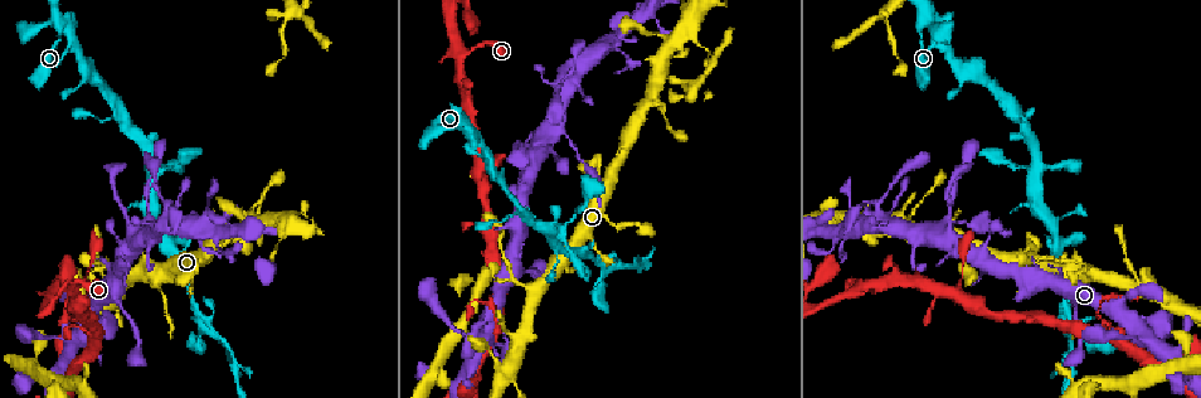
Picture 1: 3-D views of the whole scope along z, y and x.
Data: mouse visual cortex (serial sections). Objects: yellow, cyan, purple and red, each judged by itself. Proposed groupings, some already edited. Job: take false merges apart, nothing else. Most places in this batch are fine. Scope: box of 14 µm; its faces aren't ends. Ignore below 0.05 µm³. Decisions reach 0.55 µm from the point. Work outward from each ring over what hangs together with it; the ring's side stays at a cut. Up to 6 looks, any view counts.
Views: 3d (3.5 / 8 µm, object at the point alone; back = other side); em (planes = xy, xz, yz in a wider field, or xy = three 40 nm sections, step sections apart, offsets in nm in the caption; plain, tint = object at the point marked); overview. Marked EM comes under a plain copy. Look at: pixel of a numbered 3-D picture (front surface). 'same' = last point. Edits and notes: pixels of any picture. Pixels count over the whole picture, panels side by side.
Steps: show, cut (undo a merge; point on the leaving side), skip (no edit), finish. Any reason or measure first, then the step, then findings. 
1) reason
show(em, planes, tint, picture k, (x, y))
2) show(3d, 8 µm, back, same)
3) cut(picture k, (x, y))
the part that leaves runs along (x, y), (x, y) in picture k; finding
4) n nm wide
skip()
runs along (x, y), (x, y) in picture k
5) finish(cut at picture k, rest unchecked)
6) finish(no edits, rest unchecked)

arms part here
show(3d, 8 µm, picture 1, (465, 51))

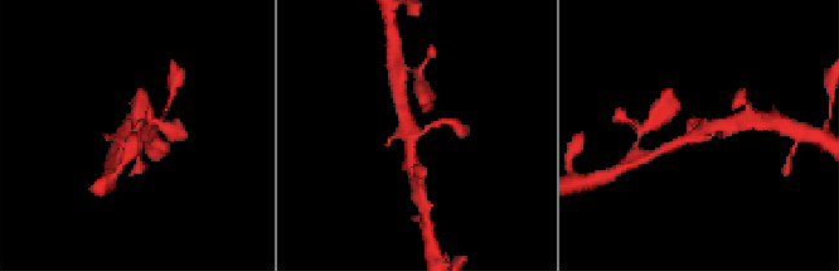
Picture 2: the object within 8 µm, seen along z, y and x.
show(em, xy, step 2, tint, picture 2, (700, 126))

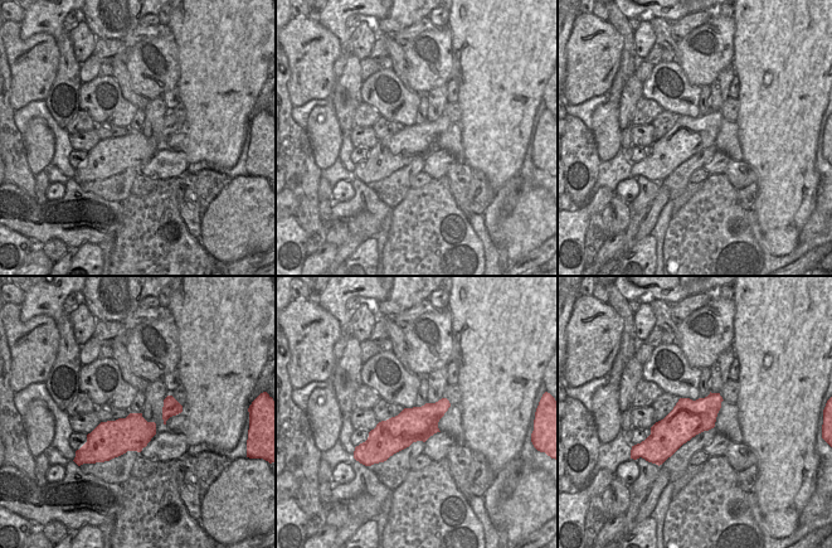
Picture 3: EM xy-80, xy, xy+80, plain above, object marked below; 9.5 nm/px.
skip()
runs along (445, 121), (410, 138), (412, 168) in picture 2; continuous, no second cell

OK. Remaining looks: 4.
thick turns thin
show(3d, 8 µm, picture 1, (39, 334))

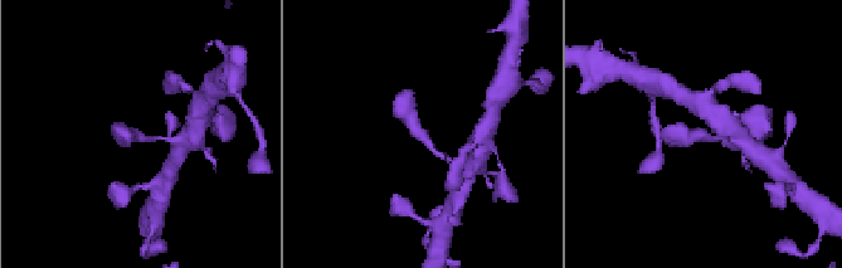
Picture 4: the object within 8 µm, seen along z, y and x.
arms of 150, 400 nm
show(em, xy, step 3, tint, picture 4, (139, 138))

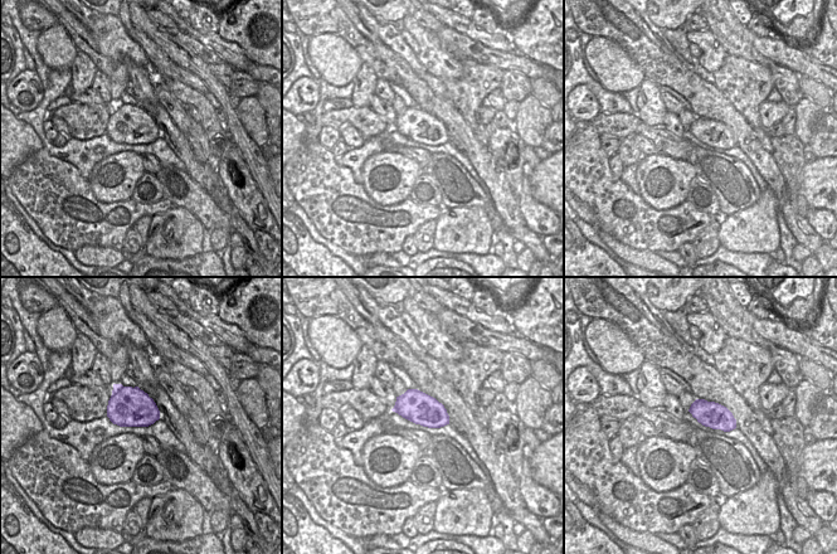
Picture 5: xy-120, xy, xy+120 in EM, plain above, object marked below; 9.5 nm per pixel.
skip()
runs along (448, 160), (414, 127), (404, 105) in picture 4; continuous, no second cell

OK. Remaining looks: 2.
branch point
show(3d, 3.5 µm, picture 1, (1089, 268))

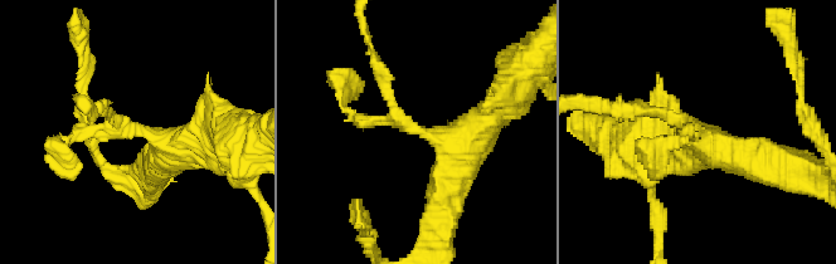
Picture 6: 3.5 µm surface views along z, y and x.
show(em, xy, step 5, tint, picture 6, (121, 126))

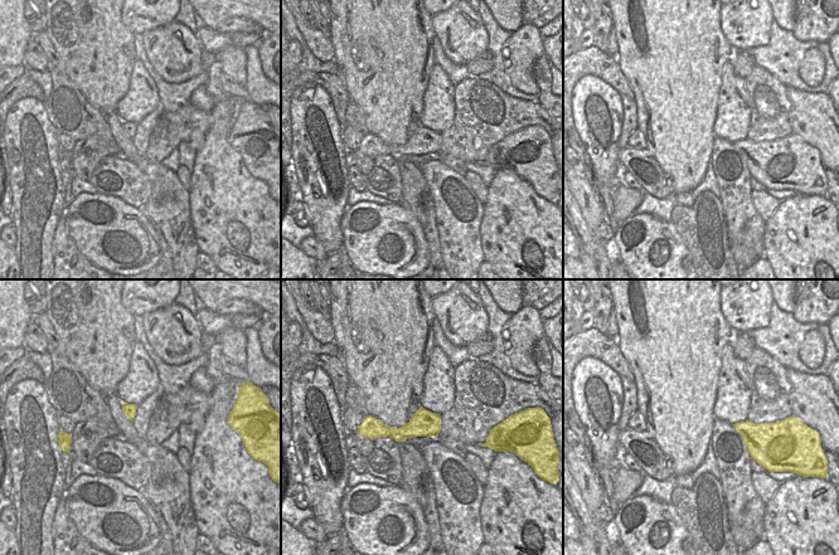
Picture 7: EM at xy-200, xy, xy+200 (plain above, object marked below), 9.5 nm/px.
skip()
one cell here

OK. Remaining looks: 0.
finish(no edits, rest unchecked)

